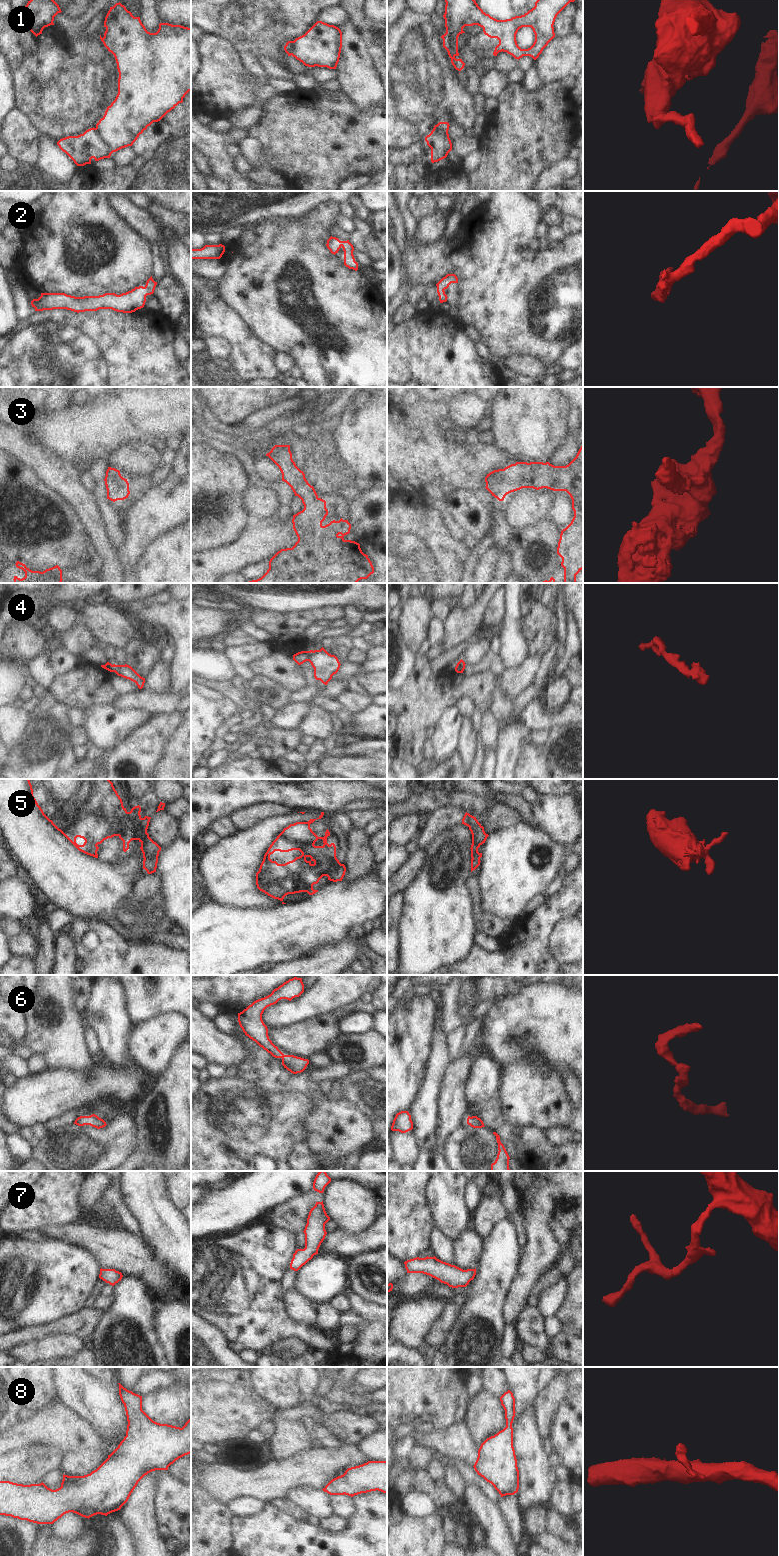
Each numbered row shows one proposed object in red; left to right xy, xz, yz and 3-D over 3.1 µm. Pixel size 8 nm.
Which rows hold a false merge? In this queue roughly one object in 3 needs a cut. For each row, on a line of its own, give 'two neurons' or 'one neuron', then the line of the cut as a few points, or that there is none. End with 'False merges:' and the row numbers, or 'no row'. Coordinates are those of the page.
1: two neurons | xy (96, 127), (100, 136), (113, 151)
2: one neuron | no cut
3: one neuron | no cut
4: two neurons | xz (309, 651), (307, 660)
5: two neurons | yz (469, 826), (479, 826), (480, 833)
6: one neuron | no cut
7: one neuron | no cut
8: one neuron | no cut
False merges: 1, 4, 5

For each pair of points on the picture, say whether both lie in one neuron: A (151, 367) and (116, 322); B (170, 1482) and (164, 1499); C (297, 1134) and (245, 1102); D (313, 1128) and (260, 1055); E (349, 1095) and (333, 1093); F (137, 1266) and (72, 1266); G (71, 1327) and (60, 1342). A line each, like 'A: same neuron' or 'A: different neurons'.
A: same neuron
B: same neuron
C: same neuron
D: same neuron
E: different neurons
F: different neurons
G: different neurons

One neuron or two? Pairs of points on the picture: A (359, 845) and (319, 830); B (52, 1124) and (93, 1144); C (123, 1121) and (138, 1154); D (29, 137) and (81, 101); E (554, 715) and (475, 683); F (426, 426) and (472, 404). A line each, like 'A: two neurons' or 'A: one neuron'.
A: two neurons
B: two neurons
C: two neurons
D: two neurons
E: two neurons
F: two neurons

